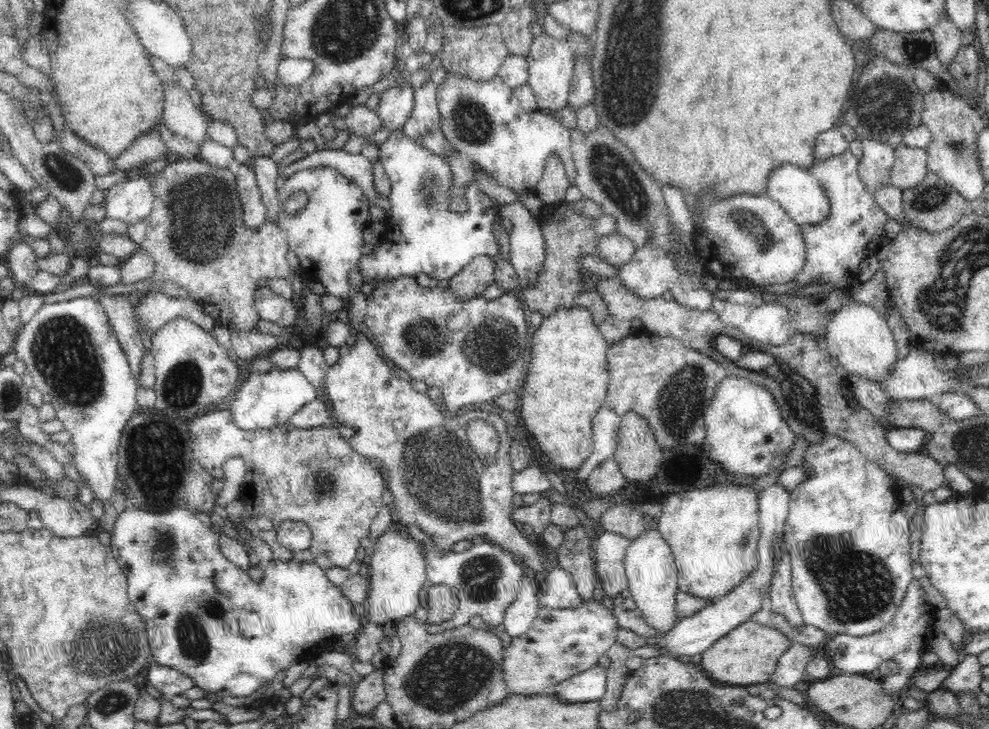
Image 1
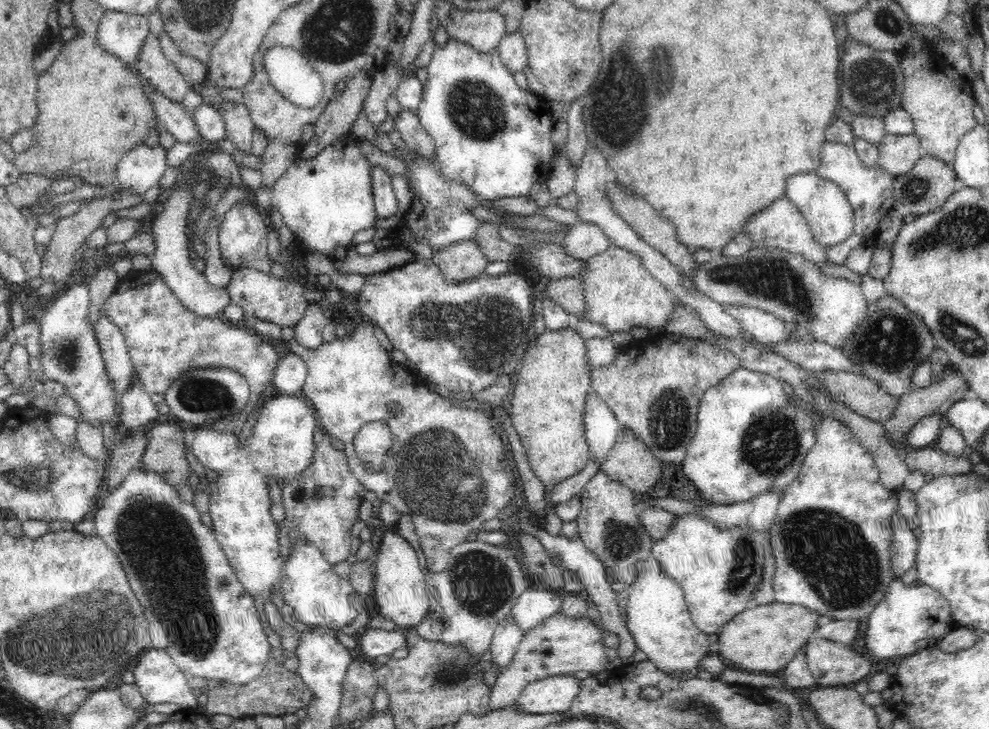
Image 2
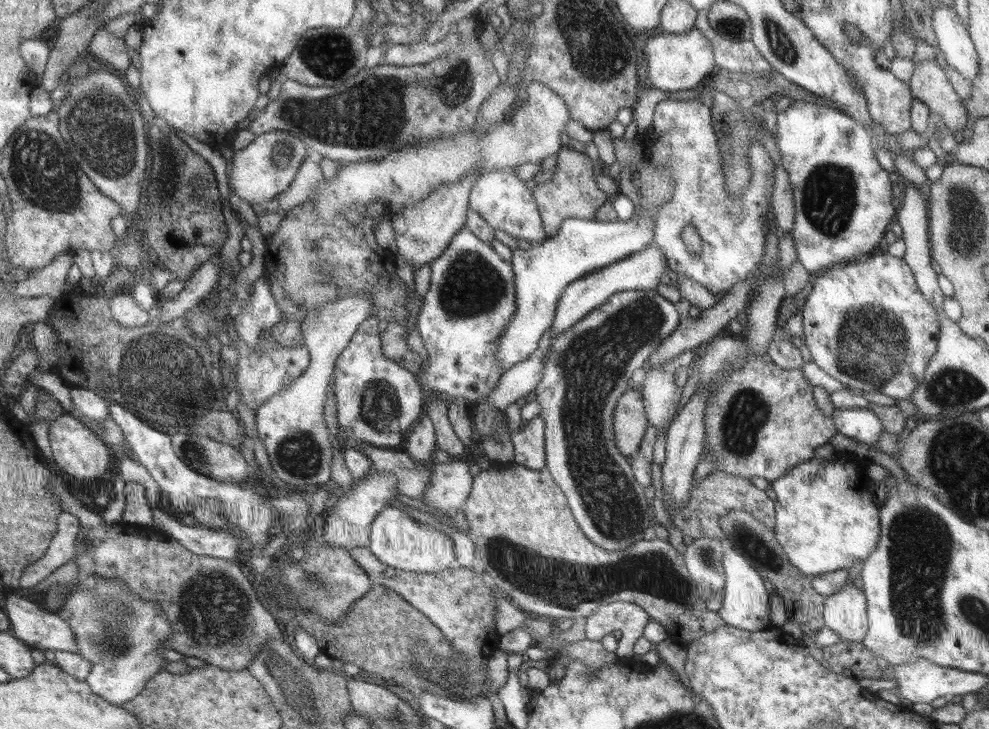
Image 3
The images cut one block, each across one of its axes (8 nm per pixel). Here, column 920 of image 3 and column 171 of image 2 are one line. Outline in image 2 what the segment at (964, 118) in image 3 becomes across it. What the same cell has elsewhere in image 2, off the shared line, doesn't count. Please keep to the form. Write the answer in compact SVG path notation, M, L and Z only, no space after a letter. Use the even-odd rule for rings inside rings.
M151 32L142 44L142 50L138 54L138 62L134 64L142 78L147 80L156 90L168 98L182 102L185 94L190 90L182 74L176 69L162 51L160 41Z

